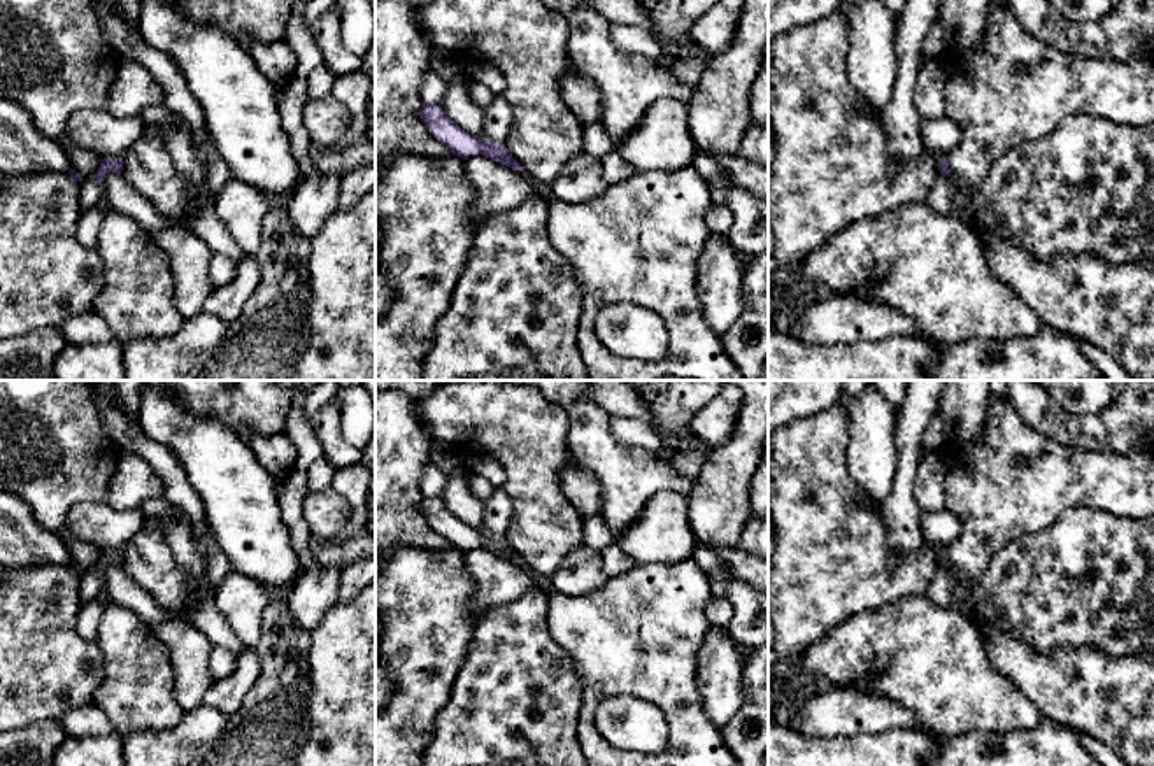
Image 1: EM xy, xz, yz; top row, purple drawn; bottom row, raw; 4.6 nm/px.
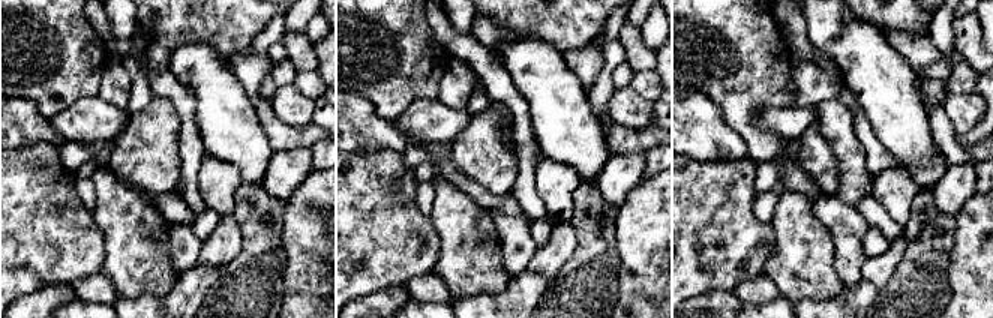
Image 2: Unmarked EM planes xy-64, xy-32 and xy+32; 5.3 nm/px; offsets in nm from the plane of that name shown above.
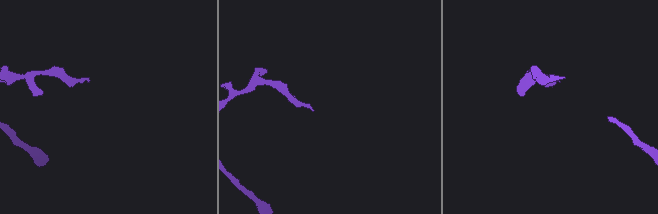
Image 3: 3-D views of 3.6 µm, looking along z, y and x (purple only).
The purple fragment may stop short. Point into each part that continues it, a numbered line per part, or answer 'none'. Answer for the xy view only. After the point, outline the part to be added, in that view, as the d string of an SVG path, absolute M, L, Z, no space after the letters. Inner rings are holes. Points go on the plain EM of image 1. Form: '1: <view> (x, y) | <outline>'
1: xy (120, 588) | M109 564L102 575L107 596L114 603L137 612L149 626L179 617L179 614L163 610L121 566Z

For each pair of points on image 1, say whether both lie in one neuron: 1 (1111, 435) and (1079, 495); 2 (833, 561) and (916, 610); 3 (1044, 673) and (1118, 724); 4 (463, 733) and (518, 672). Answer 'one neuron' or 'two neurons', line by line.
1: two neurons
2: two neurons
3: one neuron
4: one neuron

